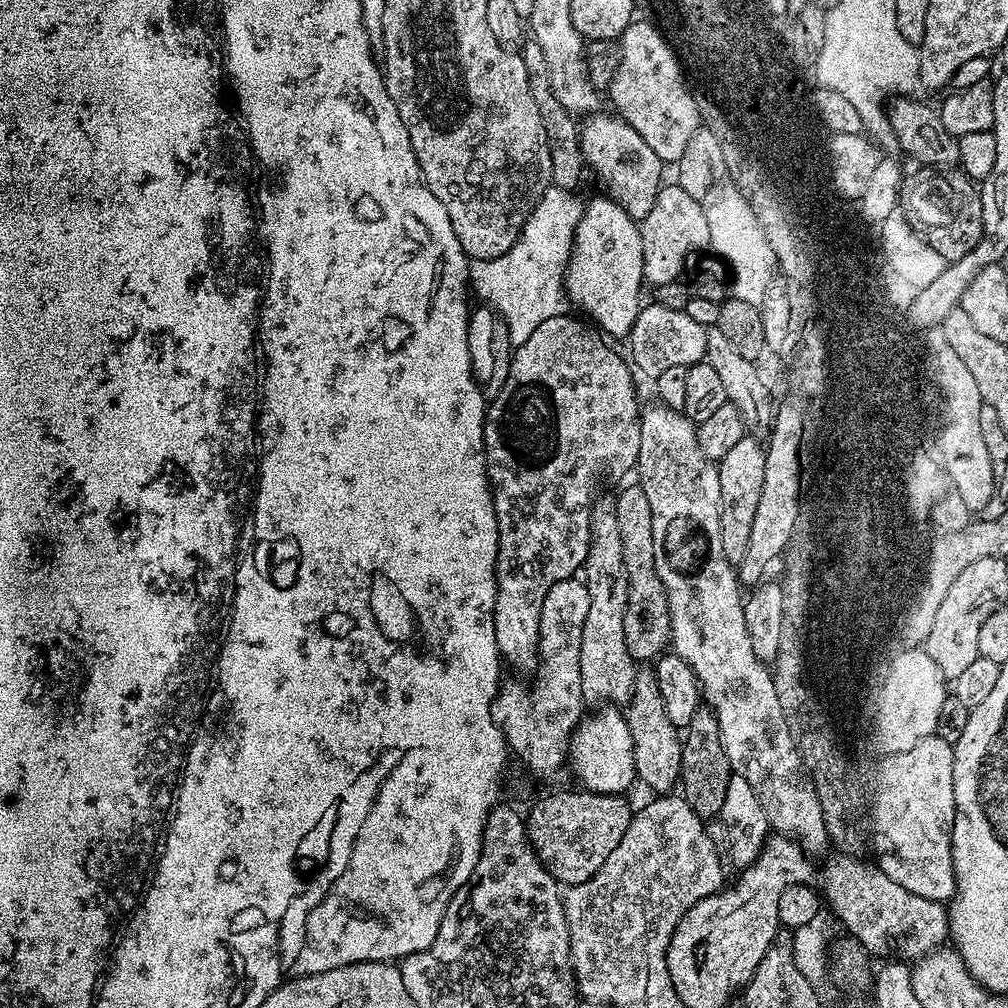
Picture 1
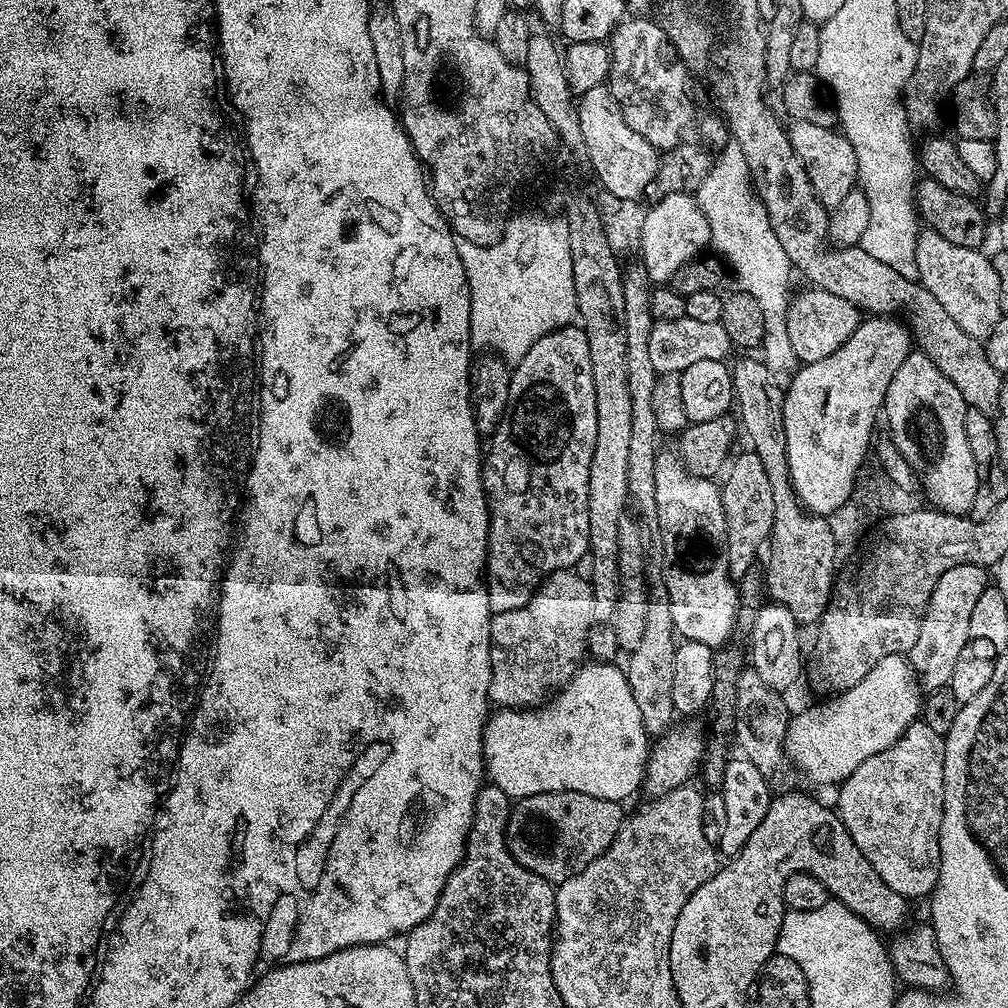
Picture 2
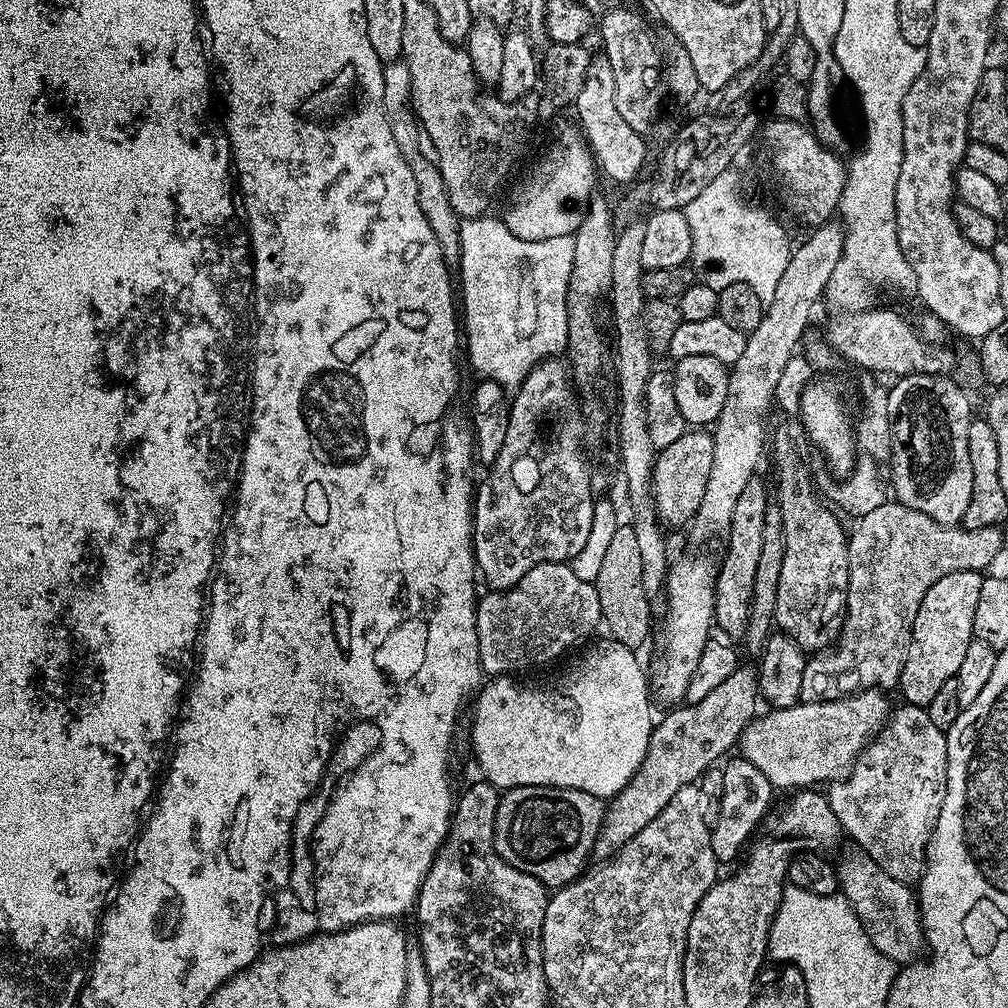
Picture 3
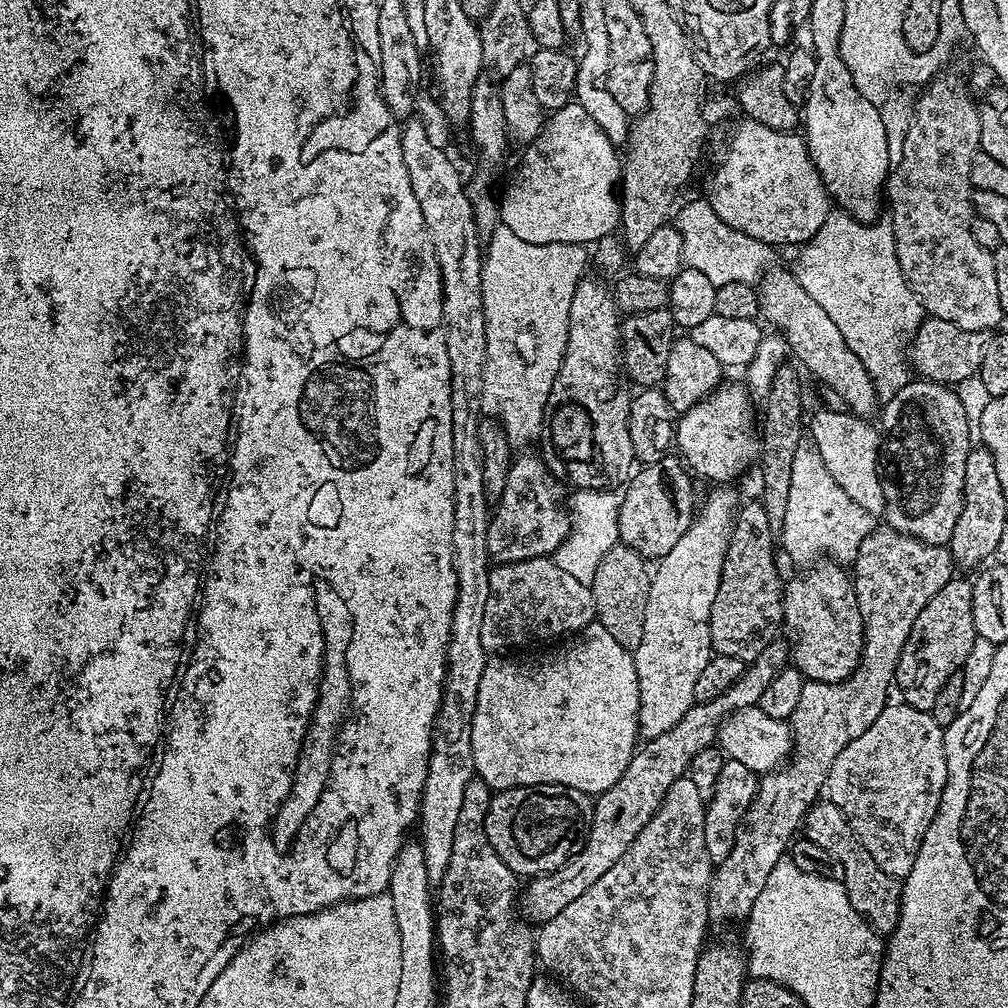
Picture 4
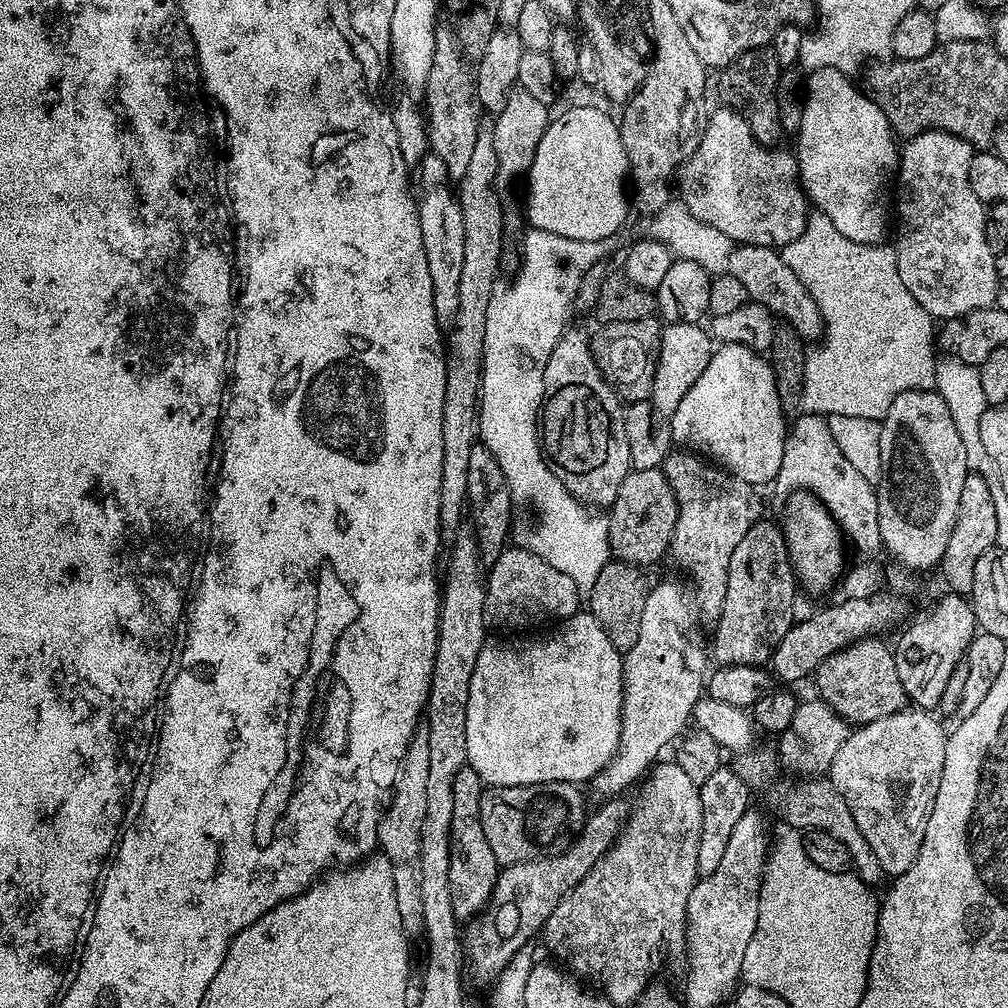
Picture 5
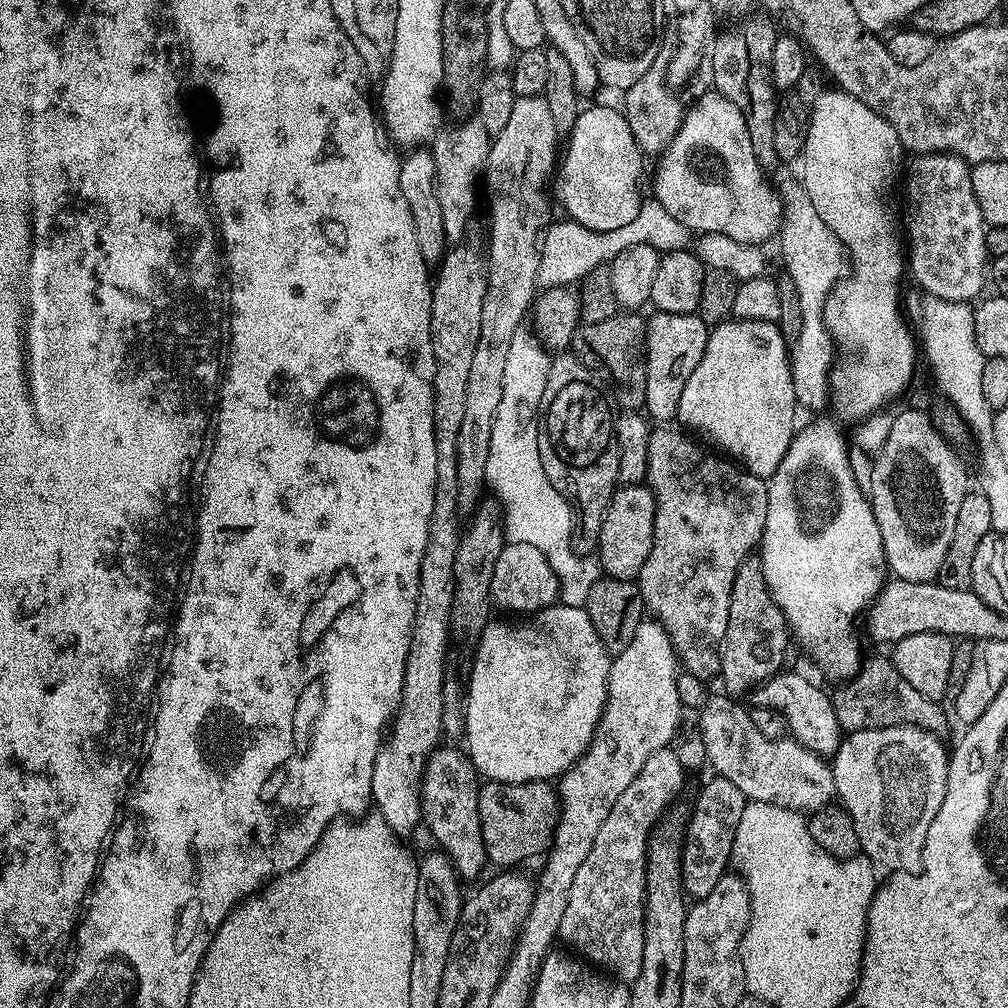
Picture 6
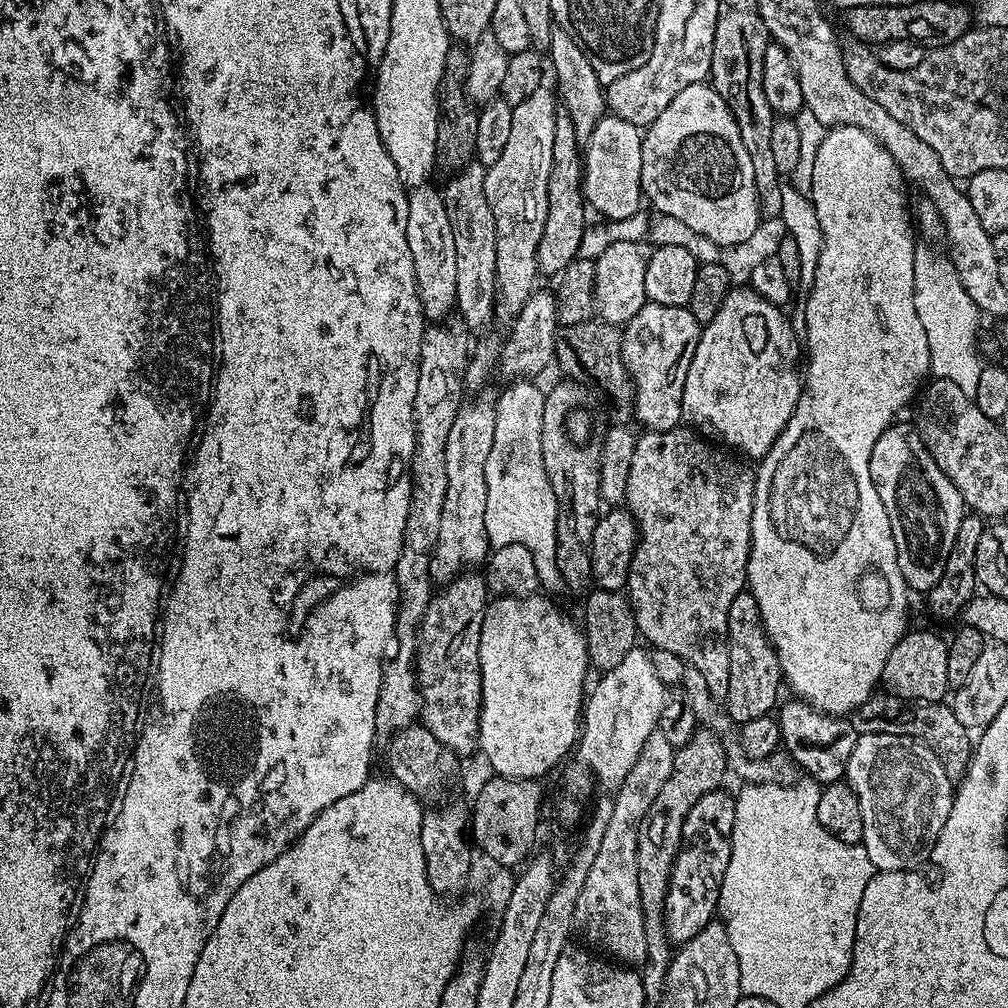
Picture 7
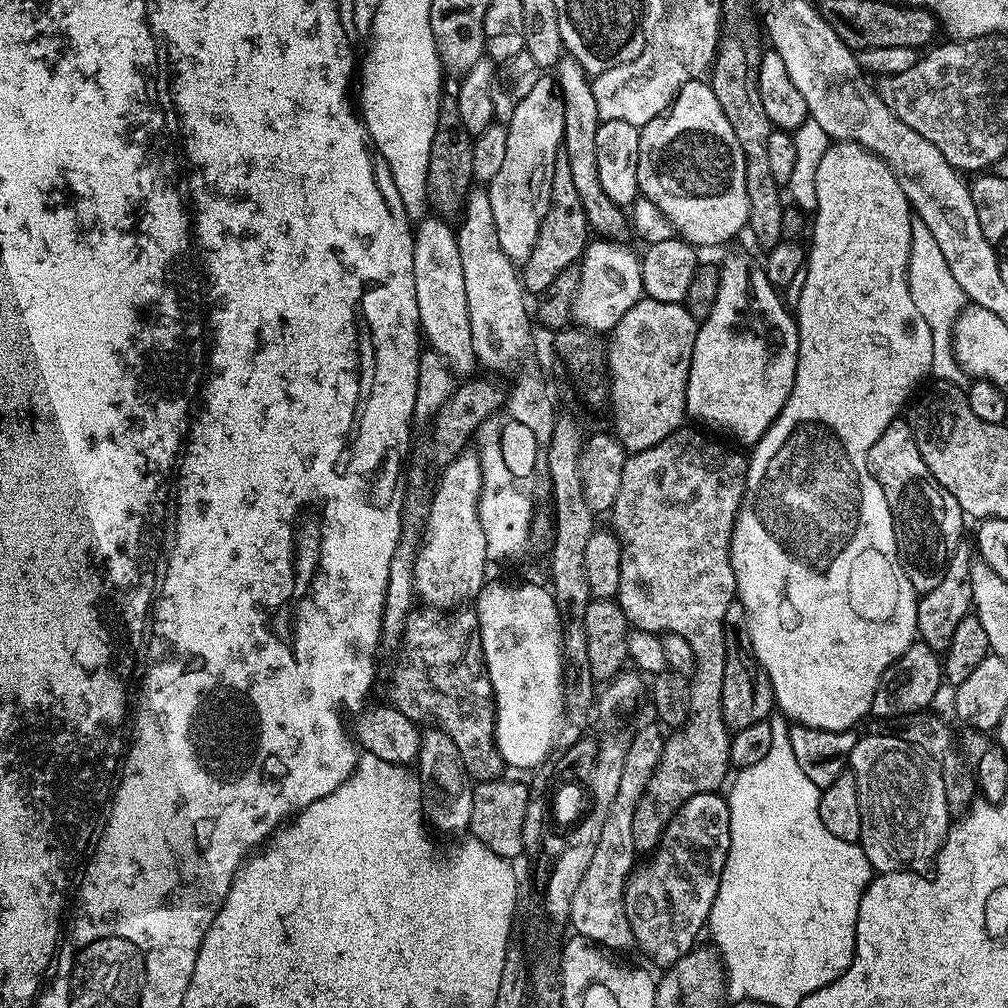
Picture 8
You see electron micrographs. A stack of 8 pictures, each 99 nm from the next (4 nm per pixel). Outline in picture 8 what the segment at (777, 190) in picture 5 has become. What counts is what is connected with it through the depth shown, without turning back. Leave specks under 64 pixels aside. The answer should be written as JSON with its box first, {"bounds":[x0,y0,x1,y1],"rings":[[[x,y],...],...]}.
{"bounds":[638,79,750,246],"rings":[[[703,79],[688,80],[686,86],[676,95],[672,101],[672,107],[663,116],[656,116],[649,124],[645,124],[640,129],[640,141],[638,142],[638,186],[639,195],[650,198],[654,206],[666,216],[671,222],[675,235],[679,239],[687,240],[693,246],[700,244],[724,244],[727,240],[732,240],[741,231],[748,227],[748,215],[750,214],[750,198],[746,194],[746,158],[742,154],[742,146],[738,146],[738,138],[734,135],[734,126],[726,119],[726,114],[722,114],[722,106],[718,106],[718,98],[714,98],[714,90],[711,83]]]}

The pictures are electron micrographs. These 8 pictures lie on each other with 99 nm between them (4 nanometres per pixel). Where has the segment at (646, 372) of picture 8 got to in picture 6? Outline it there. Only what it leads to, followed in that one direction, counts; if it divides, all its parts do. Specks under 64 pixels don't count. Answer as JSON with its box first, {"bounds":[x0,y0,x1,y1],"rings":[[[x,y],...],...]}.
{"bounds":[644,311,710,422],"rings":[[[653,311],[651,315],[647,317],[644,329],[644,354],[648,366],[644,402],[647,415],[653,421],[668,422],[675,417],[682,390],[690,374],[694,374],[694,366],[702,362],[710,328],[698,314],[687,316]]]}

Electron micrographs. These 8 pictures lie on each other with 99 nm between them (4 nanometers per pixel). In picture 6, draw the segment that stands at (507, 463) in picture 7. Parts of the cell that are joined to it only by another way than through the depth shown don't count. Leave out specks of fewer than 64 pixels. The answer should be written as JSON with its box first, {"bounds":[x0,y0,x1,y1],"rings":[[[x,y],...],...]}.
{"bounds":[486,330,602,607],"rings":[[[519,330],[510,342],[510,350],[506,350],[506,370],[502,373],[502,400],[498,402],[498,414],[494,414],[494,428],[490,438],[490,458],[486,458],[487,487],[492,488],[501,513],[504,526],[504,539],[508,542],[530,542],[530,546],[542,550],[542,554],[550,562],[554,574],[560,583],[559,603],[566,606],[584,607],[586,598],[590,598],[590,586],[602,578],[599,559],[592,554],[577,552],[572,546],[572,508],[550,486],[550,478],[546,478],[546,470],[542,470],[542,458],[538,454],[538,426],[536,421],[540,415],[542,390],[546,390],[546,378],[550,363],[549,353],[531,331]]]}

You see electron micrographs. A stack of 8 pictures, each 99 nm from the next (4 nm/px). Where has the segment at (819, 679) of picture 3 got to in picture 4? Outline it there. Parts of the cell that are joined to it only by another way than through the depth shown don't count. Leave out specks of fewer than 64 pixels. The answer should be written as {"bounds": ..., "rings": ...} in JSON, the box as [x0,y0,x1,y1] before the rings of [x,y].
{"bounds":[708,526,954,921],"rings":[[[887,526],[877,527],[865,538],[858,550],[854,570],[856,597],[864,619],[864,652],[860,655],[860,667],[837,684],[805,679],[798,707],[790,721],[793,747],[790,759],[776,771],[765,772],[759,777],[754,798],[740,824],[734,850],[730,850],[726,862],[715,865],[712,880],[708,883],[708,915],[713,921],[747,921],[758,894],[762,894],[762,886],[766,886],[766,878],[770,878],[770,870],[774,870],[774,866],[789,851],[794,837],[801,831],[805,814],[821,799],[834,758],[838,758],[838,754],[842,754],[842,750],[846,750],[846,746],[854,742],[858,734],[866,734],[866,730],[874,726],[874,718],[878,718],[889,703],[888,684],[890,688],[896,679],[898,658],[906,646],[906,638],[910,638],[914,618],[922,614],[922,606],[926,606],[926,602],[930,602],[930,598],[934,598],[934,594],[938,594],[946,582],[954,579],[952,554],[945,545],[923,544],[918,538]]]}

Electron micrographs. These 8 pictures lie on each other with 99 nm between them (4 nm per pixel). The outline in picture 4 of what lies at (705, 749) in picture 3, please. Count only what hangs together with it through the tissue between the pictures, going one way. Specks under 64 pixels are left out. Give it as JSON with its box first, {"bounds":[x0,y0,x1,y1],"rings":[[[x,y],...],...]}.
{"bounds":[522,638,790,922],"rings":[[[777,638],[758,654],[745,667],[744,673],[726,690],[726,694],[718,694],[705,704],[693,704],[686,714],[682,714],[682,719],[670,726],[666,734],[658,734],[658,738],[653,740],[644,740],[636,749],[632,760],[626,766],[622,778],[610,786],[610,790],[599,793],[595,797],[592,806],[592,829],[588,835],[588,840],[584,843],[584,848],[574,854],[558,869],[557,872],[545,872],[543,876],[533,876],[527,881],[528,884],[522,888],[522,912],[529,921],[537,920],[543,922],[554,918],[554,914],[562,914],[574,898],[579,898],[581,894],[586,894],[626,850],[642,834],[646,822],[654,818],[654,814],[660,809],[660,804],[666,798],[670,786],[681,779],[688,771],[688,763],[702,750],[713,747],[717,743],[720,724],[724,717],[734,713],[741,712],[743,708],[755,708],[762,698],[762,690],[778,678],[778,674],[783,668],[789,667],[790,648],[783,639]]]}

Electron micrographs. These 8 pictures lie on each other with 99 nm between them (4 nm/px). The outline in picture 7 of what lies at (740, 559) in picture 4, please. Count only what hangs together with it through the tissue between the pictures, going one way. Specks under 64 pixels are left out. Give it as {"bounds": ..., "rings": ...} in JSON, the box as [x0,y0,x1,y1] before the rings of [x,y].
{"bounds":[726,590,782,726],"rings":[[[747,590],[740,592],[738,598],[730,602],[728,653],[730,654],[730,690],[726,701],[726,715],[736,726],[769,715],[781,699],[782,673],[778,654],[772,643],[768,641],[763,626],[760,625],[758,602],[754,602],[751,592]]]}

